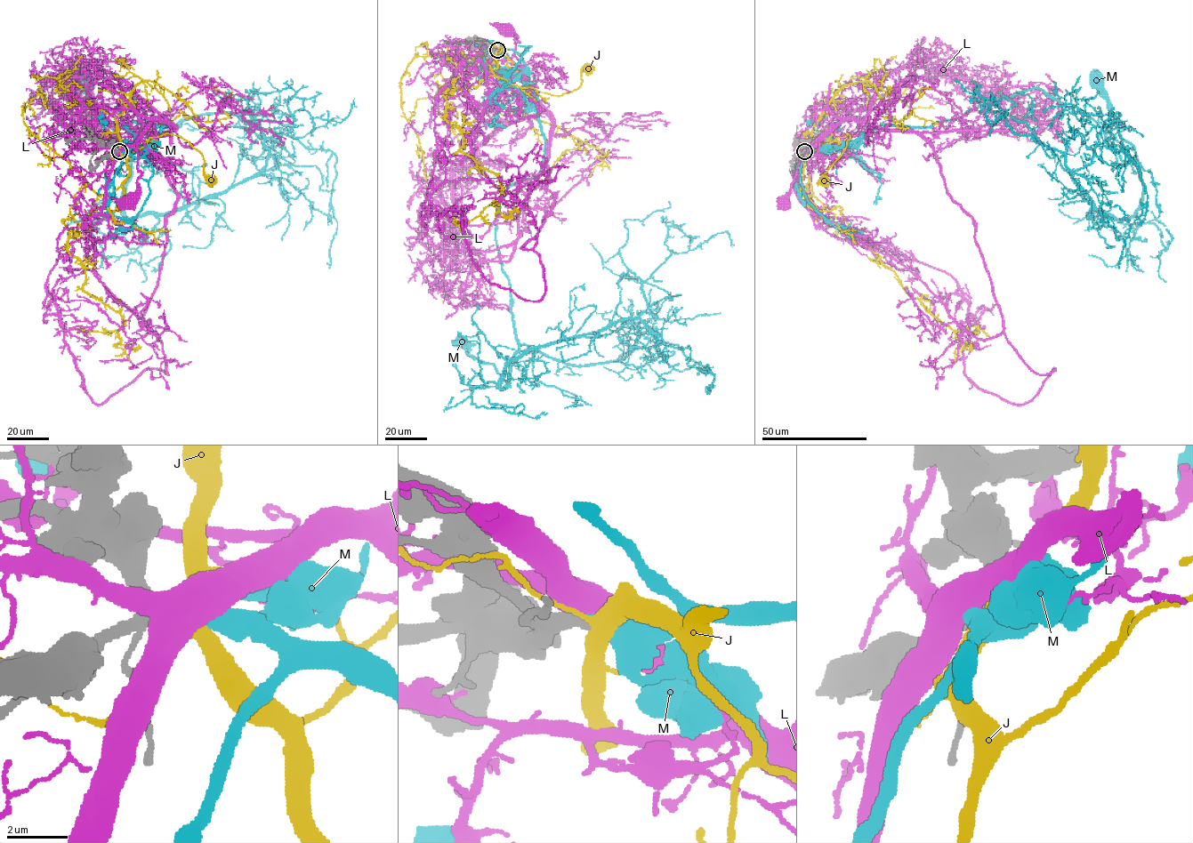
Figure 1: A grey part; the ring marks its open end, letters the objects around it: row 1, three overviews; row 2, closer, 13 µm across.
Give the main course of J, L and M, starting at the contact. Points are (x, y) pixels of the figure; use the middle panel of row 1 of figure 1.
J: (497, 50), (503, 52), (537, 92), (557, 95), (569, 92), (578, 88), (581, 72), (586, 68), (588, 70)
L: (496, 50), (510, 58), (515, 51), (515, 44), (518, 42), (515, 33), (509, 27), (505, 29)
M: (497, 50), (520, 58), (544, 141), (540, 170), (508, 188), (495, 222), (518, 350), (508, 384), (465, 341)

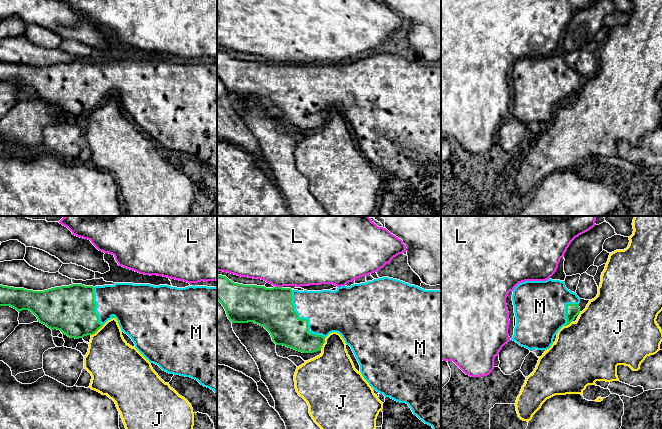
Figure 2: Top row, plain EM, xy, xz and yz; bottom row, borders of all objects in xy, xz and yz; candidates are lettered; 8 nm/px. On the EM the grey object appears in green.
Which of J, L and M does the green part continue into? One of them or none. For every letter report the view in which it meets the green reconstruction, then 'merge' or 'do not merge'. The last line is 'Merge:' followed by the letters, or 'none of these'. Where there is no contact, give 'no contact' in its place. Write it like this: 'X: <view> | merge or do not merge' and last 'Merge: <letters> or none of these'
J: xy | do not merge
L: xz | do not merge
M: xz | merge
Merge: M

